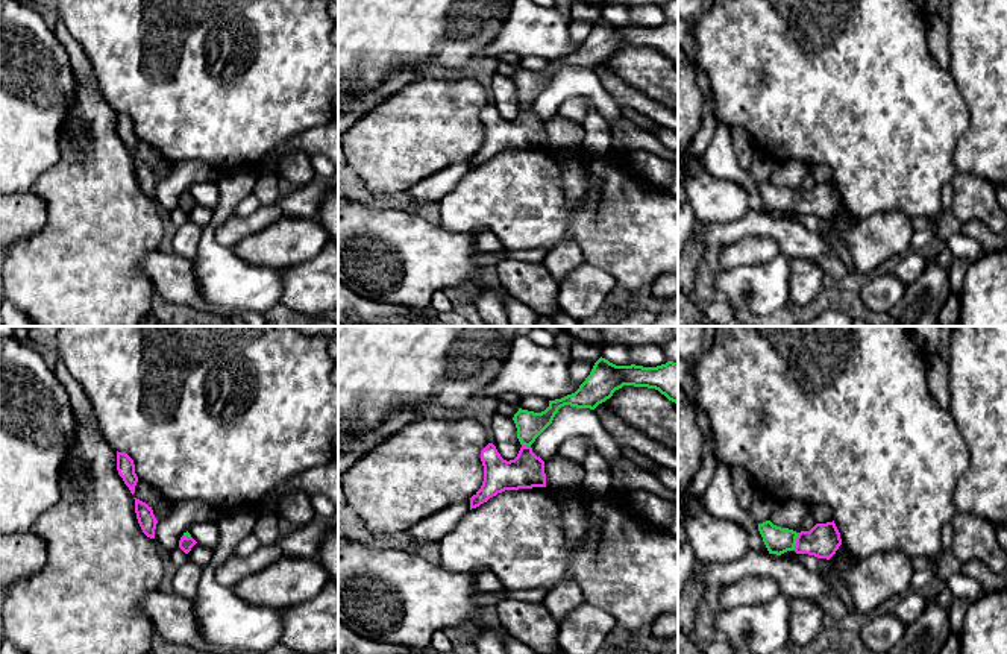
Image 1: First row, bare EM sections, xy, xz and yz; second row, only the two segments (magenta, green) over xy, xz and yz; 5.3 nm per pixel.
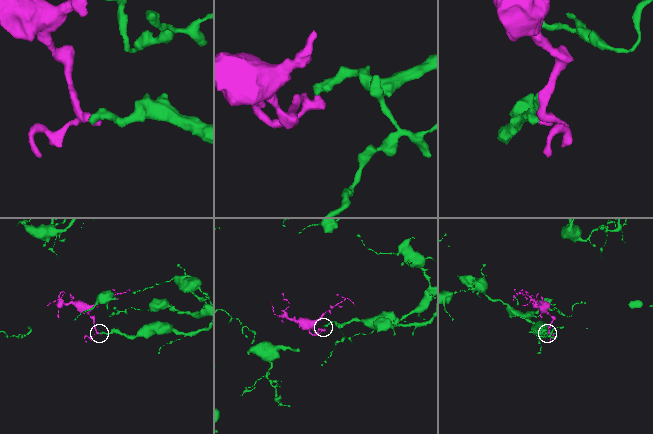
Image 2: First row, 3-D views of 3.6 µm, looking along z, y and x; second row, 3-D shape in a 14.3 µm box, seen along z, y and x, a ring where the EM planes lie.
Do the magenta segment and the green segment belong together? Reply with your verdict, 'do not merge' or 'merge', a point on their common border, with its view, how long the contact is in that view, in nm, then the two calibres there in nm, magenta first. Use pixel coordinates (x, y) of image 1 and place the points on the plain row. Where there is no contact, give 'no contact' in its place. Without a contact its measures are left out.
merge; contact yz (796, 202); length 100 nm; calibres 180 and 140 nm

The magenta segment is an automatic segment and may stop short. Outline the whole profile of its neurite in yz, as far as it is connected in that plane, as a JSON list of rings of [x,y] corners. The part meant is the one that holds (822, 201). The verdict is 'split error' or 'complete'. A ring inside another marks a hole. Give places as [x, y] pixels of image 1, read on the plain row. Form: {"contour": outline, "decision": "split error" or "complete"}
{"contour": [[[770,181],[758,184],[758,191],[769,214],[781,215],[787,211],[808,214],[830,220],[842,205],[840,193],[833,182],[816,184],[810,191],[796,193],[773,185]]], "decision": "split error"}

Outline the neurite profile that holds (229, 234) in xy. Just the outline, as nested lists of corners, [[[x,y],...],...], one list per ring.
[[[261,205],[250,215],[231,215],[215,228],[215,240],[220,246],[234,250],[243,240],[273,225],[284,214],[274,205]]]

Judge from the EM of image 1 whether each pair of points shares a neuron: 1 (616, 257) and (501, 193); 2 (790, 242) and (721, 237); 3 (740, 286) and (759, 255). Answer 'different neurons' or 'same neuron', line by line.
1: same neuron
2: same neuron
3: different neurons

